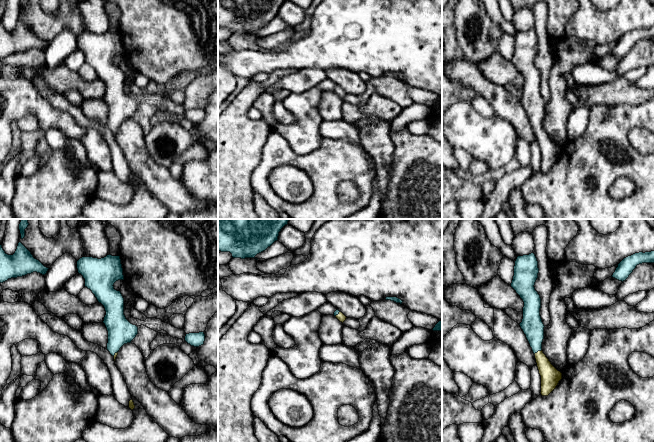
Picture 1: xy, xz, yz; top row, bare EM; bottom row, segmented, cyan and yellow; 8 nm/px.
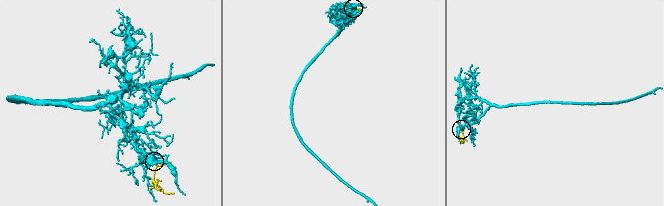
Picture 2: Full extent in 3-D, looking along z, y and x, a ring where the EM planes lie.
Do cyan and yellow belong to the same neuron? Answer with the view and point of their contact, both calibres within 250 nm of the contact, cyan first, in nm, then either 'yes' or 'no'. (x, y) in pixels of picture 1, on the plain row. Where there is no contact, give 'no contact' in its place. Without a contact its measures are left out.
yz (537, 127) | 170/160 nm | yes

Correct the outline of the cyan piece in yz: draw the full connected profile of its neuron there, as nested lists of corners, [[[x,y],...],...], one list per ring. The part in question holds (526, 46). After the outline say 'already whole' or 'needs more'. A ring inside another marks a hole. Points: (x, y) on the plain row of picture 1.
[[[534,29],[518,32],[511,63],[524,78],[523,95],[519,101],[535,131],[541,152],[540,169],[542,172],[548,172],[562,155],[562,149],[551,140],[542,127],[545,102],[540,92],[541,74],[534,63],[538,49],[538,37]]]; needs more

